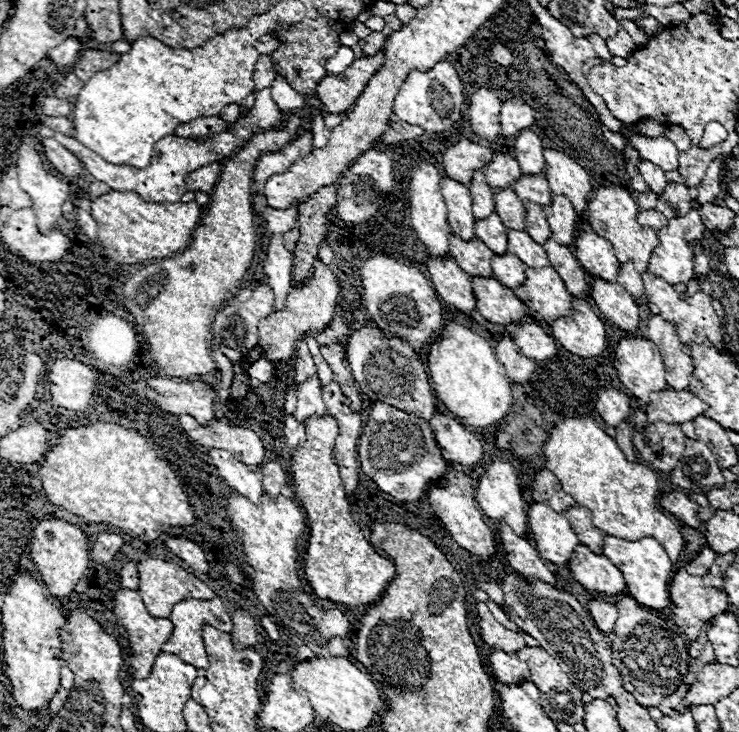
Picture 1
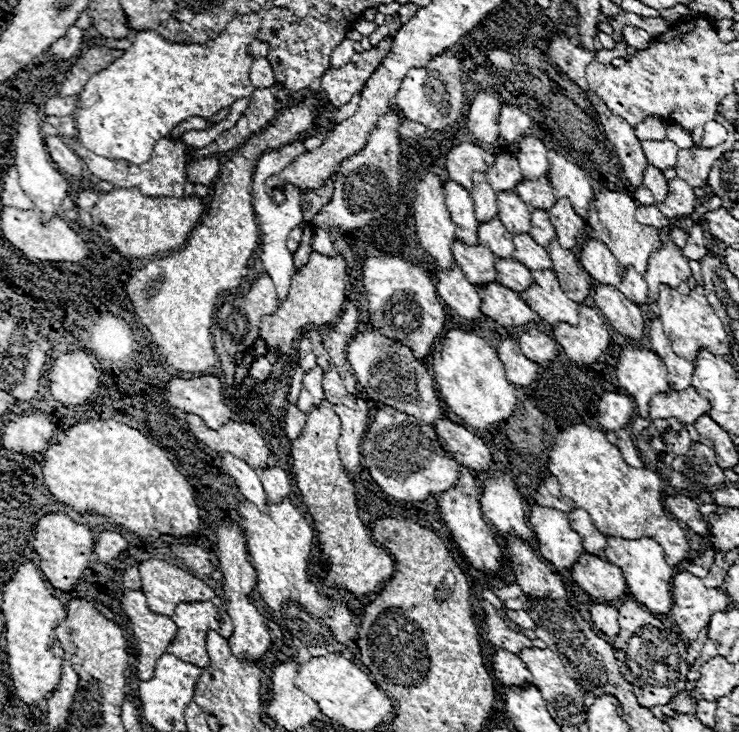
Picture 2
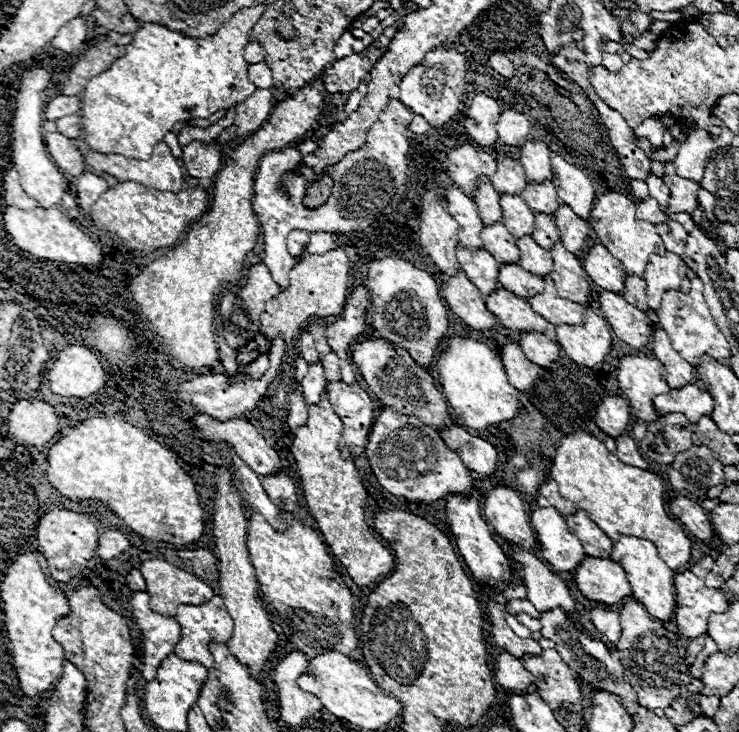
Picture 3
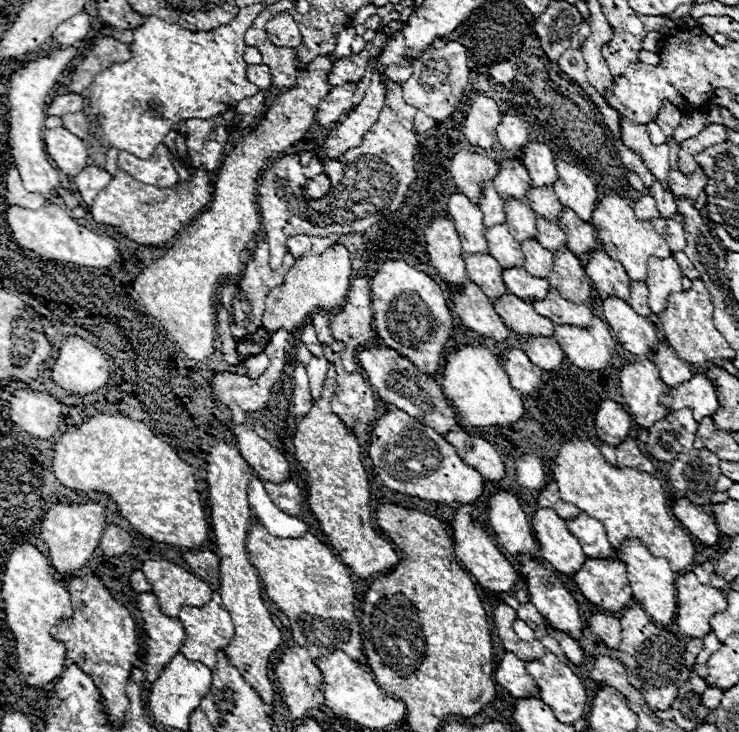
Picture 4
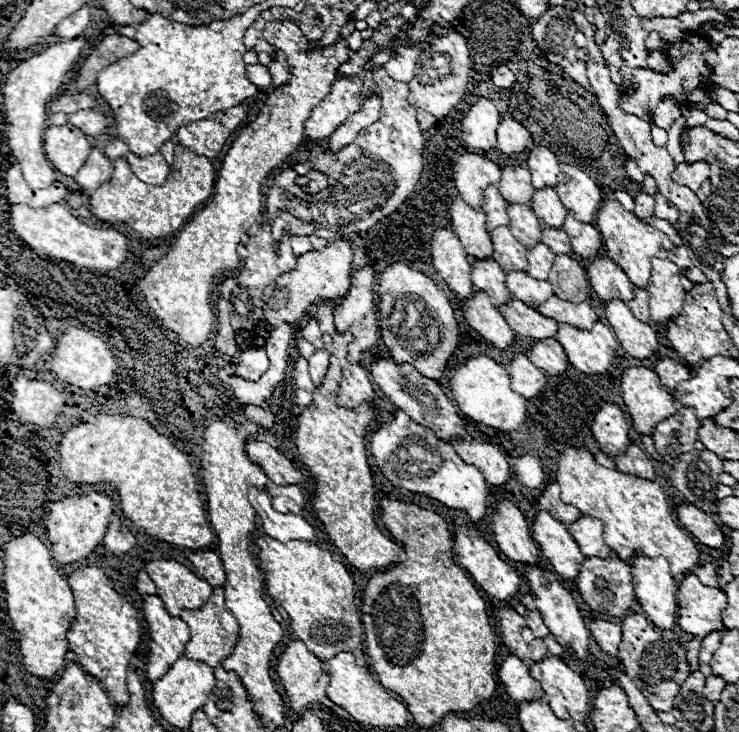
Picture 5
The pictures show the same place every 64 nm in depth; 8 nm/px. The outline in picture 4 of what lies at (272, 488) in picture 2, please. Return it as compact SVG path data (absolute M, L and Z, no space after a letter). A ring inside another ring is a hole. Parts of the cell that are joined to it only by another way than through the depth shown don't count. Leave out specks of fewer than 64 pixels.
M270 480L262 482L270 500L274 500L274 504L278 504L278 508L286 514L298 514L302 508L302 494L300 488L292 482L292 480L284 480L282 484L274 484Z

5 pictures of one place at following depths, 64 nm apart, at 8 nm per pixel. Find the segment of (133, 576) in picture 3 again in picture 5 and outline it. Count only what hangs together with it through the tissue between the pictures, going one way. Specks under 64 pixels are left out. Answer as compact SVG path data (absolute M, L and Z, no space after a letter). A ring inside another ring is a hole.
M140 570L138 576L136 576L136 590L142 596L144 594L156 594L156 586L154 586L154 582L148 578L148 574L144 570Z

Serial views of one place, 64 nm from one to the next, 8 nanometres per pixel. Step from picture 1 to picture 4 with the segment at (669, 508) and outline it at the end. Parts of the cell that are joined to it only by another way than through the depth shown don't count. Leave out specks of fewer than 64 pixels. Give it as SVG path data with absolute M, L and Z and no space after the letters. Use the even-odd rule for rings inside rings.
M678 498L674 504L672 504L672 512L674 516L684 524L684 528L696 536L702 544L716 544L718 538L720 538L720 532L714 524L714 520L704 512L702 506L686 500L686 498Z

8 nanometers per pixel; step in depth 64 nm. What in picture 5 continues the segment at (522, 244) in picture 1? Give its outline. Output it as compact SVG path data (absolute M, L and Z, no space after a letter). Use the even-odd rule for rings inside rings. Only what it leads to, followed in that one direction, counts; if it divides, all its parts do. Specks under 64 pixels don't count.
M536 244L532 248L526 248L526 258L528 258L528 268L526 272L530 276L534 276L536 280L548 280L548 272L552 268L554 262L554 254L550 248L546 248L546 244Z

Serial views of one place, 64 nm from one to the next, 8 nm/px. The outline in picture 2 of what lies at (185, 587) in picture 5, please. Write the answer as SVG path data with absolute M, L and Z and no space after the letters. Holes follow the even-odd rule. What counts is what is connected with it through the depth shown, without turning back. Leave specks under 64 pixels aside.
M144 560L138 564L138 570L142 578L142 594L154 614L172 616L180 602L206 602L214 598L212 588L208 588L202 580L164 560Z

